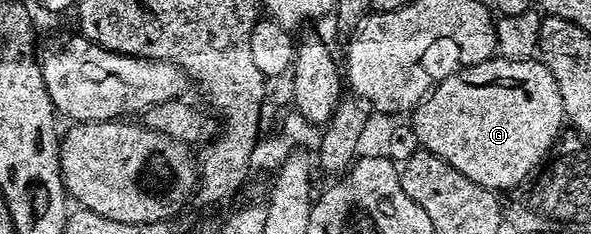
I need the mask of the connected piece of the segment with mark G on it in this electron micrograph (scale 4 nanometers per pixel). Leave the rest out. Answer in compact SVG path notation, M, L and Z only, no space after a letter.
M499 55L455 71L457 73L449 72L437 81L432 92L411 110L410 124L419 148L438 155L438 159L462 171L466 179L487 189L512 191L523 186L545 164L561 136L560 128L566 125L562 95L558 91L558 83L554 83L554 75L550 75L539 59L520 60Z

